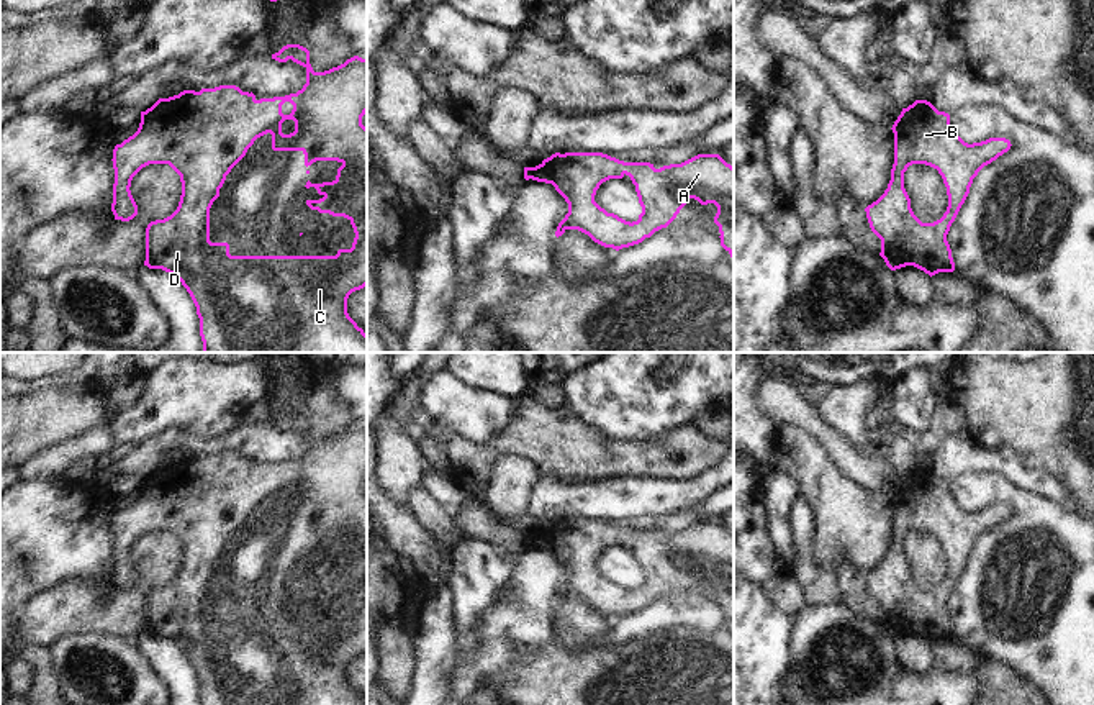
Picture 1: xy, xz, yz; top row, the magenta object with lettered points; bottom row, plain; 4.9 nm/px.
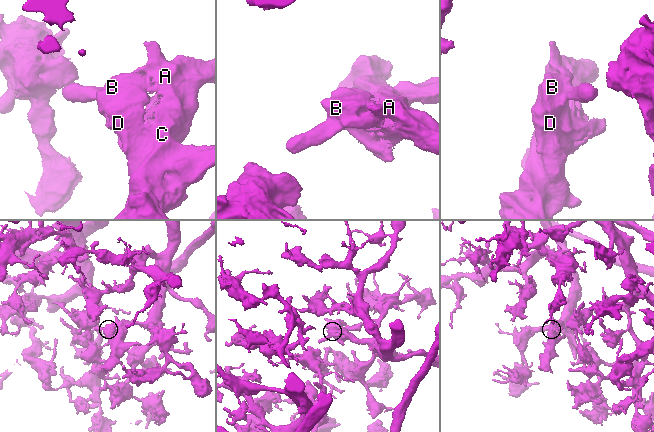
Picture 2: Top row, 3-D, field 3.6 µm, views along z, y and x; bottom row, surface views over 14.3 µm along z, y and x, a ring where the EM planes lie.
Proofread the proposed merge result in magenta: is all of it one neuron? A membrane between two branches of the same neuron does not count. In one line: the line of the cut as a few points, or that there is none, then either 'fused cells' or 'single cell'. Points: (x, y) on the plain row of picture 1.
no cut | single cell

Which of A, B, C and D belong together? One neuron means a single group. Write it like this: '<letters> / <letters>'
A B C D

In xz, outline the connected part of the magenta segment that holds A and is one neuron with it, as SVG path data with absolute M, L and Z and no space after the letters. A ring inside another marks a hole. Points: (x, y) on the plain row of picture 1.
M555 520L536 534L524 534L524 546L552 551L568 571L568 580L557 594L557 605L567 597L578 597L594 610L616 618L639 612L655 598L667 595L689 566L701 572L714 571L717 574L714 590L719 594L721 613L734 628L734 534L719 521L698 521L681 531L655 536L650 530L624 530L603 520ZM624 543L629 543L635 553L642 574L639 587L632 590L608 580L594 569L596 557L603 549Z

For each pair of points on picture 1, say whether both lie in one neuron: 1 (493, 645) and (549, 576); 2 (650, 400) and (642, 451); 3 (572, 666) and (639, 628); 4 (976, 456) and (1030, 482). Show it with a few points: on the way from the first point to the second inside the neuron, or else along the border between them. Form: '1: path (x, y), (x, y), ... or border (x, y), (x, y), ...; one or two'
1: path (501, 628), (528, 602), (533, 592); one
2: border (680, 425), (650, 438), (605, 438); two
3: border (649, 635), (639, 640), (601, 645); two
4: path (990, 456), (999, 458), (1017, 474); one

